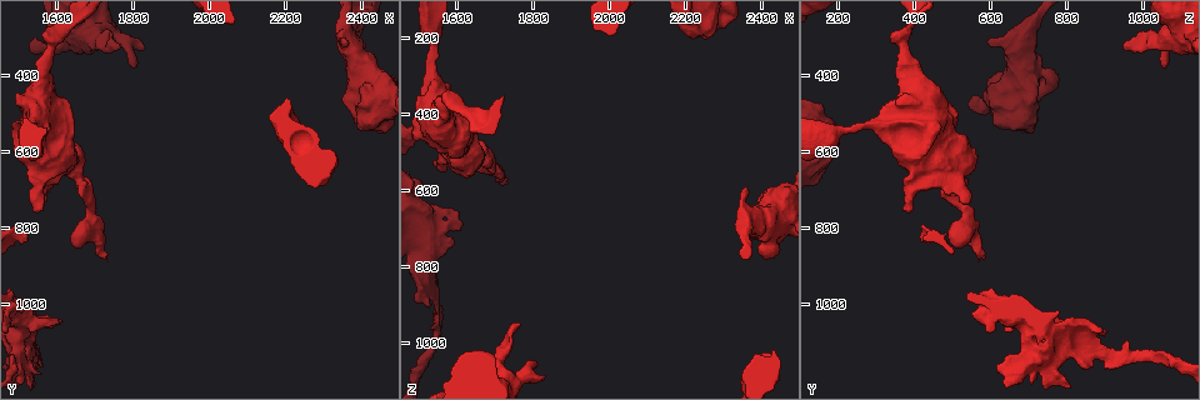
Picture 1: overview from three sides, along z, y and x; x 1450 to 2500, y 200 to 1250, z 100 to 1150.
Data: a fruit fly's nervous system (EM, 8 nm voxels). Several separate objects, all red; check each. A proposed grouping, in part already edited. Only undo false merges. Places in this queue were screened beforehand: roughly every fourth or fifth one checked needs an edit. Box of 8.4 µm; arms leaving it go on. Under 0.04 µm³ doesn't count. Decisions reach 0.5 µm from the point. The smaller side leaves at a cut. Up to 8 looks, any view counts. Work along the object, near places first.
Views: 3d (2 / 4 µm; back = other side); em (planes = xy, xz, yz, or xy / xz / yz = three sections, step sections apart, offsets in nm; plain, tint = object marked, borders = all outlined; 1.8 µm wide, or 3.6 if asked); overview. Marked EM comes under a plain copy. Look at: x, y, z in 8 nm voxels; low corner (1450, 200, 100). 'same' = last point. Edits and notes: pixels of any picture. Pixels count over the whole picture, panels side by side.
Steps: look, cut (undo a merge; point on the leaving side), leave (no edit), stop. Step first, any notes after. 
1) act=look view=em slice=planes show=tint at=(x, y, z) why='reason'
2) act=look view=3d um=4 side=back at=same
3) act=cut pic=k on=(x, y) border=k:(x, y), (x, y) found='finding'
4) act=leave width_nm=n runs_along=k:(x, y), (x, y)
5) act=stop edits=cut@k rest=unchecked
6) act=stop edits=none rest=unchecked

act=look view=em slice=planes show=tint at=(1540, 540, 215) why='a narrow waist'

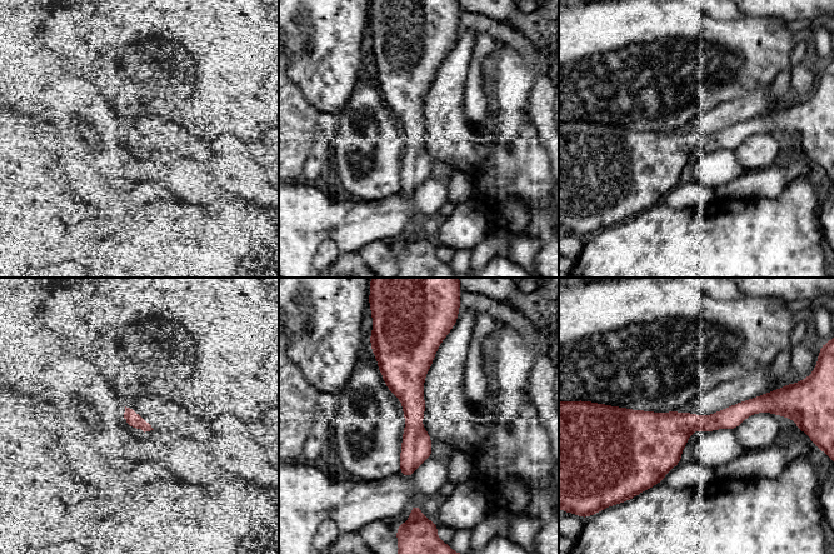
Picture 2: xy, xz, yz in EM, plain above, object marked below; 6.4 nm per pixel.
act=leave runs_along=2:(773, 404), (710, 423), (624, 412) found='continuous, no second neuron'

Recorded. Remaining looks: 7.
act=look view=em um=3.6 slice=planes show=tint at=(2405, 390, 715) why='calibre changes'

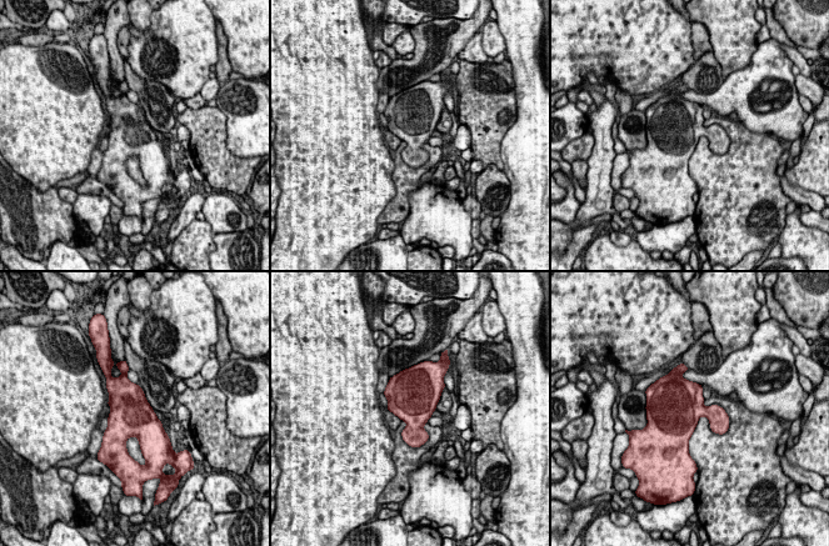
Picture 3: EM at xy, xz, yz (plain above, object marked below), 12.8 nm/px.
act=leave found='one neuron here'

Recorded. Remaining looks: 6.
act=look view=3d um=2 at=(1690, 300, 1050) why='calibre changes'

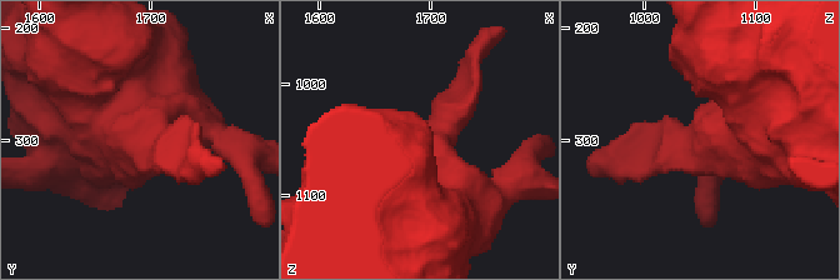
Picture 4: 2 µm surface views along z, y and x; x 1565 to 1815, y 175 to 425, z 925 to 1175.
act=look view=em slice=yz step=8 show=borders at=(1690, 298, 1056) why='now the EM'

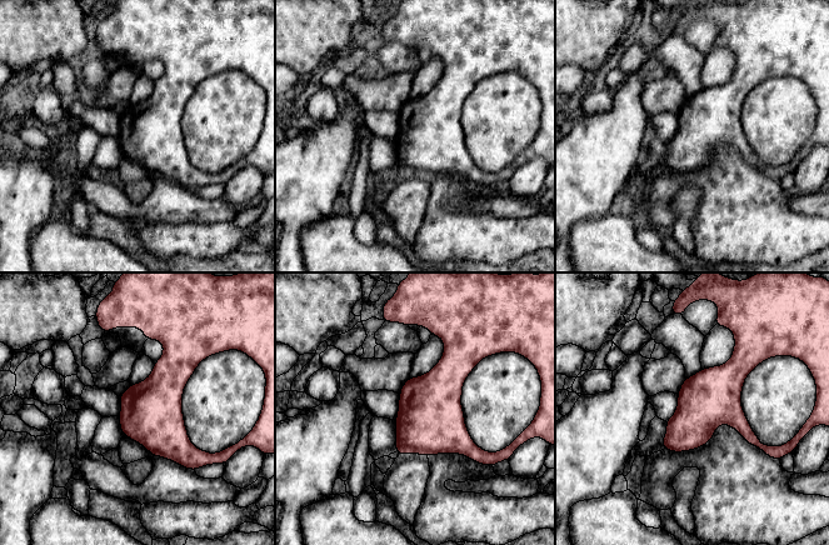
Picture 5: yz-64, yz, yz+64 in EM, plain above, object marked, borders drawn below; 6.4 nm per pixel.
act=look view=em slice=planes show=borders at=same why='cut it another way'

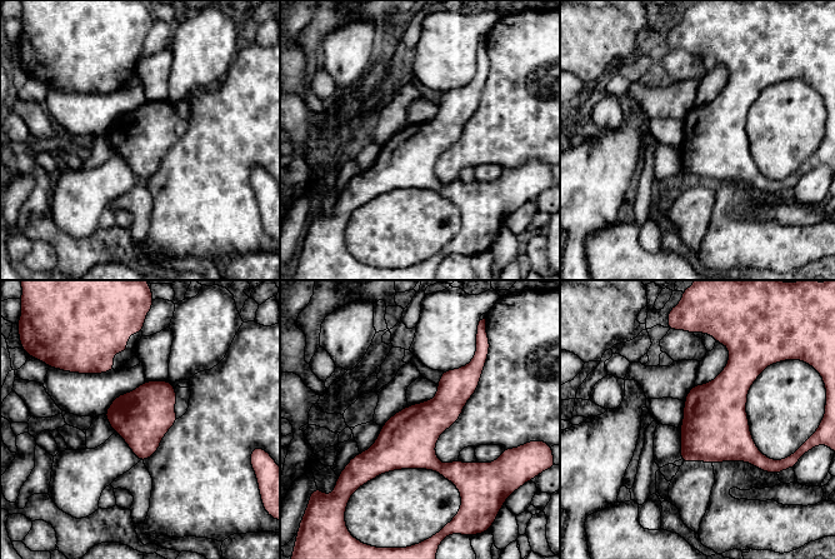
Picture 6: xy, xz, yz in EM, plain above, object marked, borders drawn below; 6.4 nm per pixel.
act=leave runs_along=6:(478, 373), (395, 449), (356, 459) found='all the same neuron'

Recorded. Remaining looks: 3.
act=stop edits=none rest=unchecked

